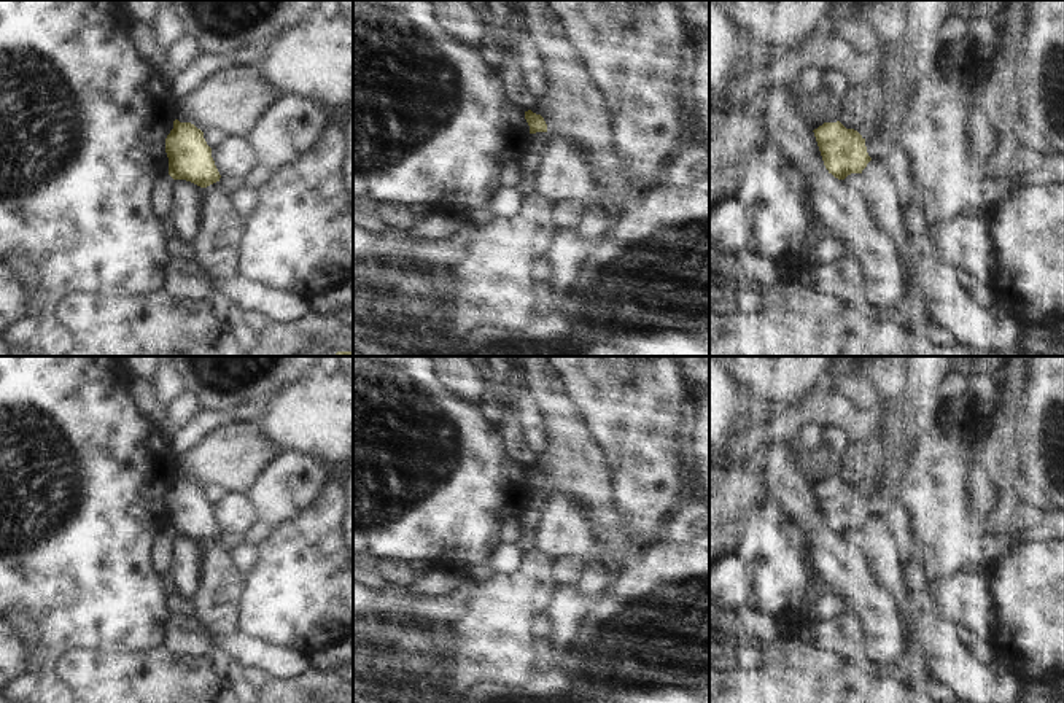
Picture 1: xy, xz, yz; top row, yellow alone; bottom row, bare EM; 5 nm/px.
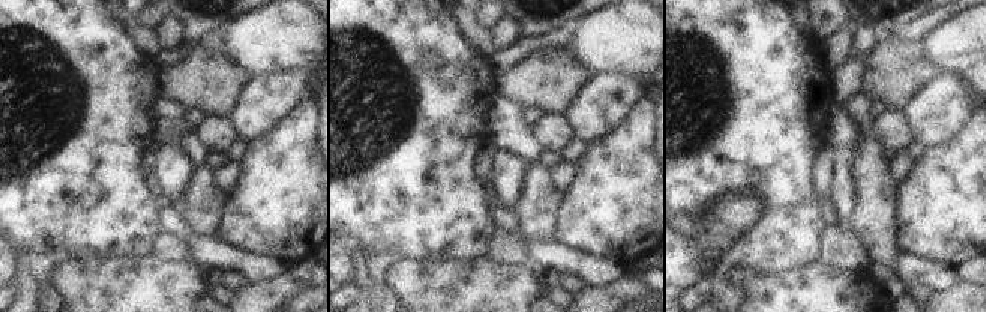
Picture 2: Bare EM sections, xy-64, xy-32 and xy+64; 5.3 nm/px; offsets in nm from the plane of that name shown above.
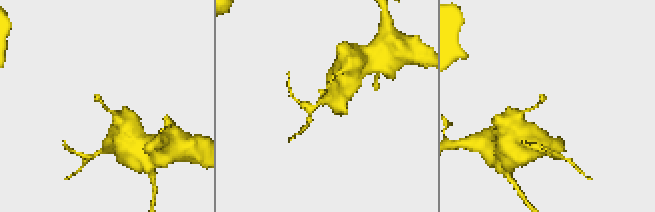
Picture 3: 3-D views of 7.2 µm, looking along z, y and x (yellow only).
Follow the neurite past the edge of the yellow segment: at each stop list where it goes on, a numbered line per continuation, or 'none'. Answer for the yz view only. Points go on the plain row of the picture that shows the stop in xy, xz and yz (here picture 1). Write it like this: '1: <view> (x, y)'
1: yz (880, 506)

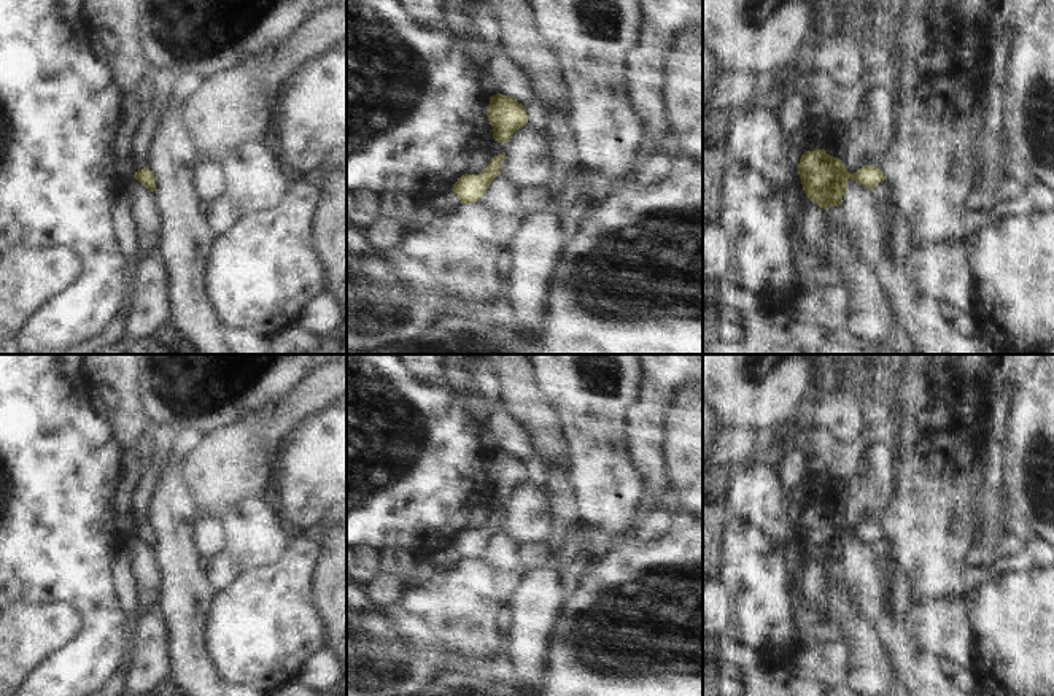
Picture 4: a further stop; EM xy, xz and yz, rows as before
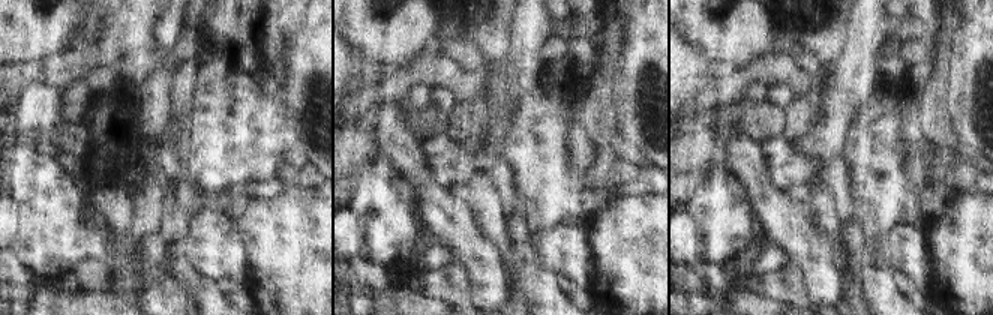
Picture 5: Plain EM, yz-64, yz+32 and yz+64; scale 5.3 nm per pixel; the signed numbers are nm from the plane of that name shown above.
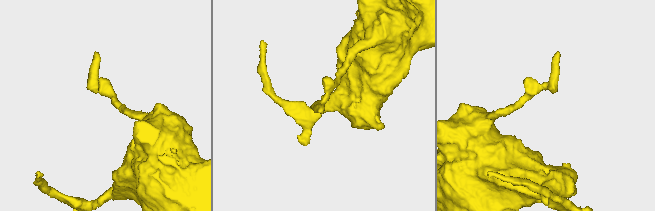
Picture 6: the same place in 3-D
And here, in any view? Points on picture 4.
none

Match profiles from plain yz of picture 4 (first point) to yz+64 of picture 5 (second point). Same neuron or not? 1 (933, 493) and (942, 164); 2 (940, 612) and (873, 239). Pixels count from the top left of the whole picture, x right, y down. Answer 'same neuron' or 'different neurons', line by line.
1: different neurons
2: different neurons

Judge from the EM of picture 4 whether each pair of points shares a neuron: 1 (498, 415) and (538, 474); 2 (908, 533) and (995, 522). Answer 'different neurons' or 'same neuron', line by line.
1: same neuron
2: same neuron

